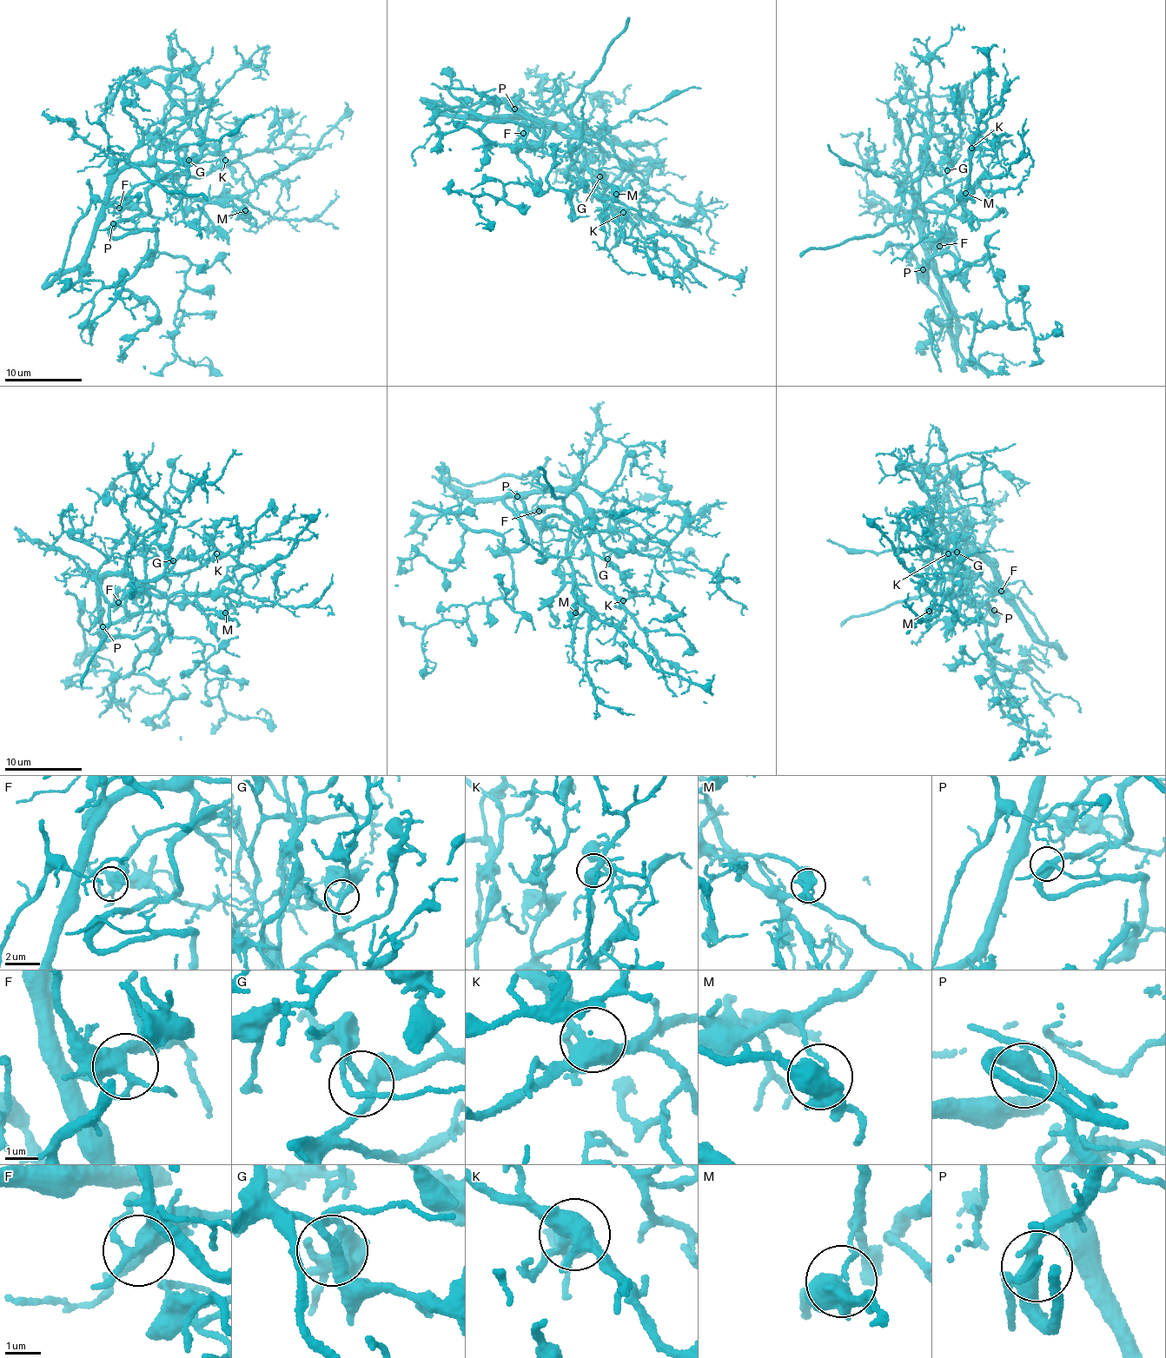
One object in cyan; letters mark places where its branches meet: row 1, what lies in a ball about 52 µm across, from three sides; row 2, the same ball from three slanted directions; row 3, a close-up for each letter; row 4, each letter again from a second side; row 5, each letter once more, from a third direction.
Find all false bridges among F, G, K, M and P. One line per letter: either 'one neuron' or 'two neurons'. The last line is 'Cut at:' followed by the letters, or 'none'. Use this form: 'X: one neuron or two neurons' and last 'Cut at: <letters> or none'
F: one neuron
G: one neuron
K: one neuron
M: two neurons
P: one neuron
Cut at: M

